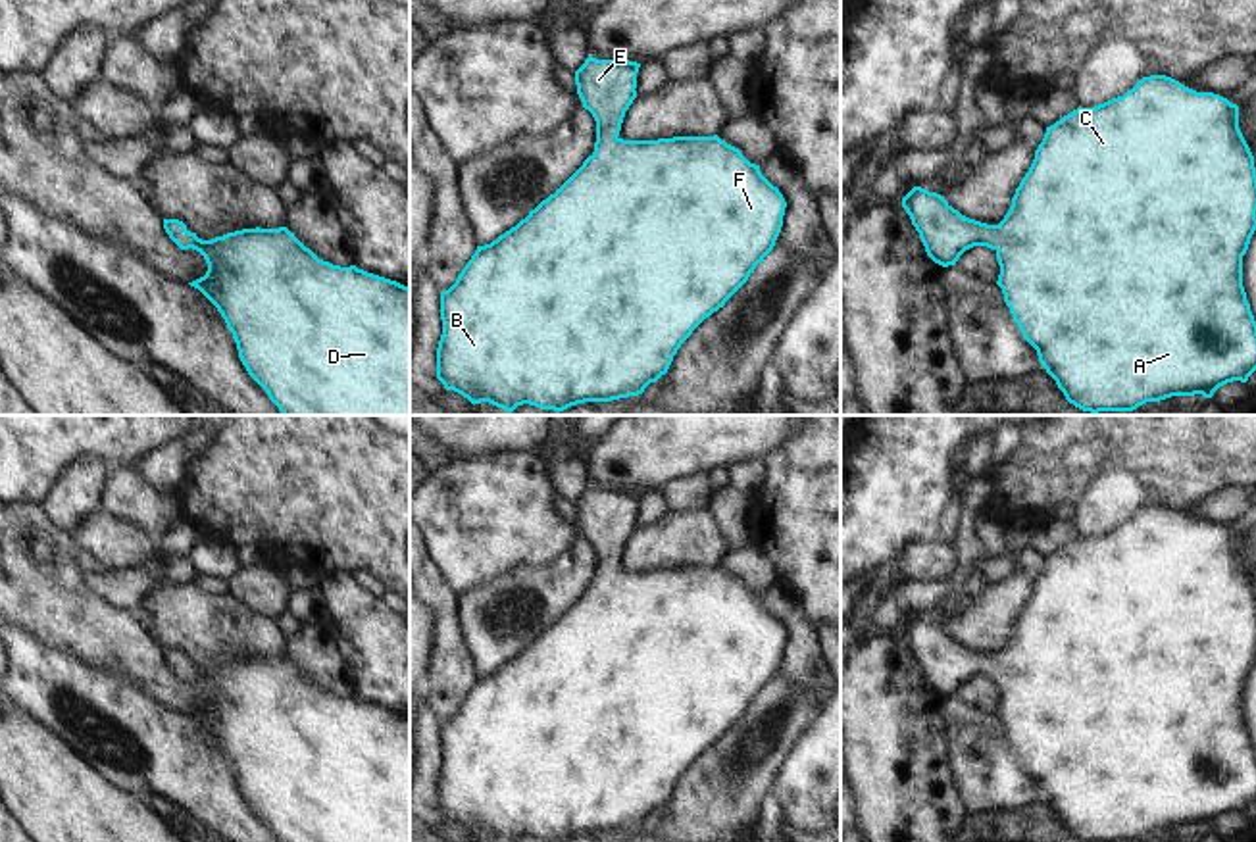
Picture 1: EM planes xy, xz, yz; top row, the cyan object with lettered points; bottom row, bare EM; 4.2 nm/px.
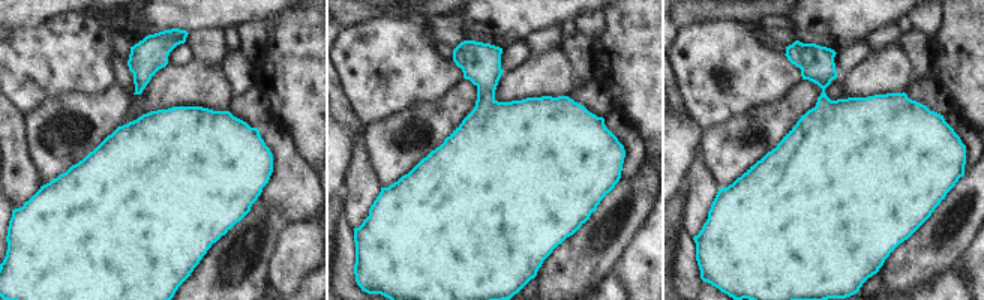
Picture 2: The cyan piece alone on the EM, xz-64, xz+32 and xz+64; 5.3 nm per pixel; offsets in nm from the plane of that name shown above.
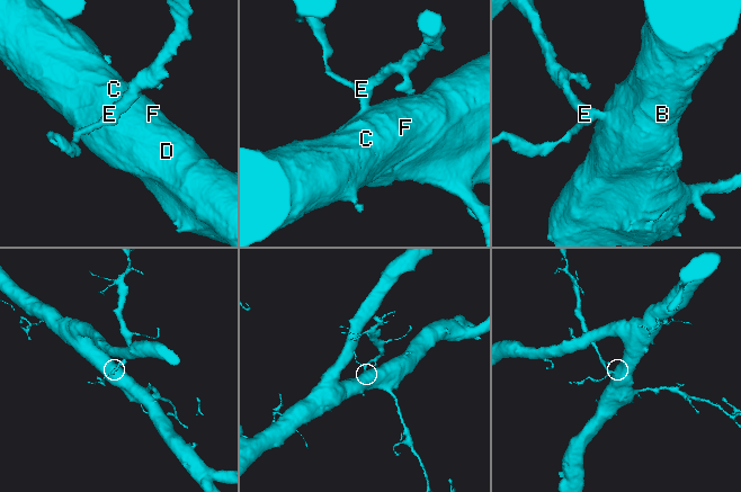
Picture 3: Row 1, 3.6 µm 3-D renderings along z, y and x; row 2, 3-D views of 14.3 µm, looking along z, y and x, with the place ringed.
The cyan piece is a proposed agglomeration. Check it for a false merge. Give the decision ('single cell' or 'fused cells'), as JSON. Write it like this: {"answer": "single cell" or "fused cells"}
{"answer": "single cell"}

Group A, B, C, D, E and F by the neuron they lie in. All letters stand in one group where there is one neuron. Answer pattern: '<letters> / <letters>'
A B C D E F

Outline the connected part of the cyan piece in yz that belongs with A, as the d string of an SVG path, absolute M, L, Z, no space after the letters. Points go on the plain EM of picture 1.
M1166 506L1143 508L1123 527L1112 529L1094 538L1077 538L1054 556L1046 557L1044 569L1035 581L1035 590L1021 609L1012 636L998 656L987 656L962 646L944 627L914 617L902 638L919 663L927 686L942 696L956 696L960 686L973 677L987 677L996 682L1002 719L1023 769L1037 780L1041 796L1056 811L1066 830L1083 842L1133 842L1146 832L1160 832L1171 827L1214 823L1233 811L1246 813L1256 802L1256 752L1243 717L1243 686L1256 661L1256 598L1254 586L1239 559L1239 536L1214 523L1196 523Z

